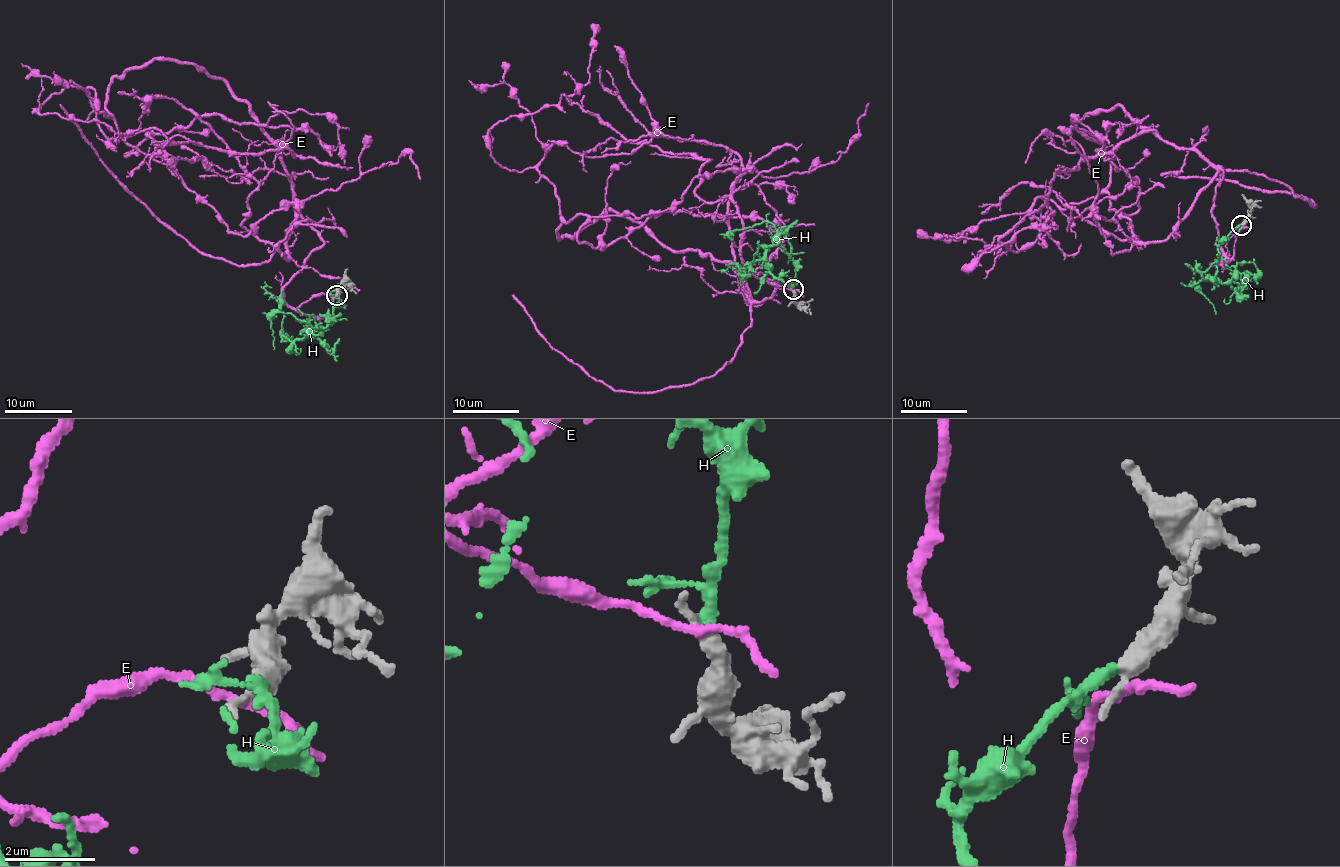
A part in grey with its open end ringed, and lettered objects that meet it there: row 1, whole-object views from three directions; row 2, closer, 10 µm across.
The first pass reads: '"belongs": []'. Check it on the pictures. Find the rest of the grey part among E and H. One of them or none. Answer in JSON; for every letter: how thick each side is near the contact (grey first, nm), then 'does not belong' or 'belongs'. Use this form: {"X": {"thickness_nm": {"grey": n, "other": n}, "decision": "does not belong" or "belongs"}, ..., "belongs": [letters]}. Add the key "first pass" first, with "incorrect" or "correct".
{"first pass": "incorrect", "E": {"thickness_nm": {"grey": 440, "other": 170}, "decision": "does not belong"}, "H": {"thickness_nm": {"grey": 480, "other": 200}, "decision": "belongs"}, "belongs": ["H"]}

